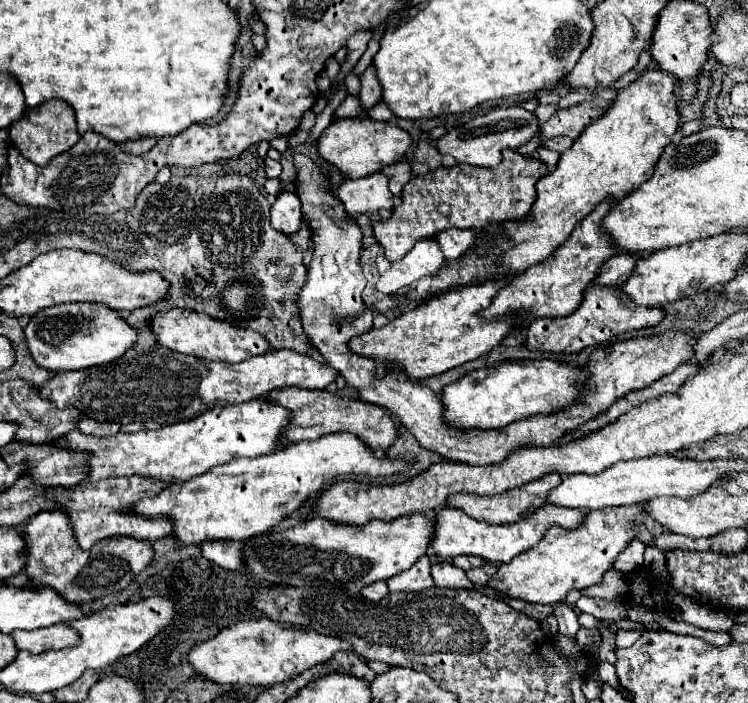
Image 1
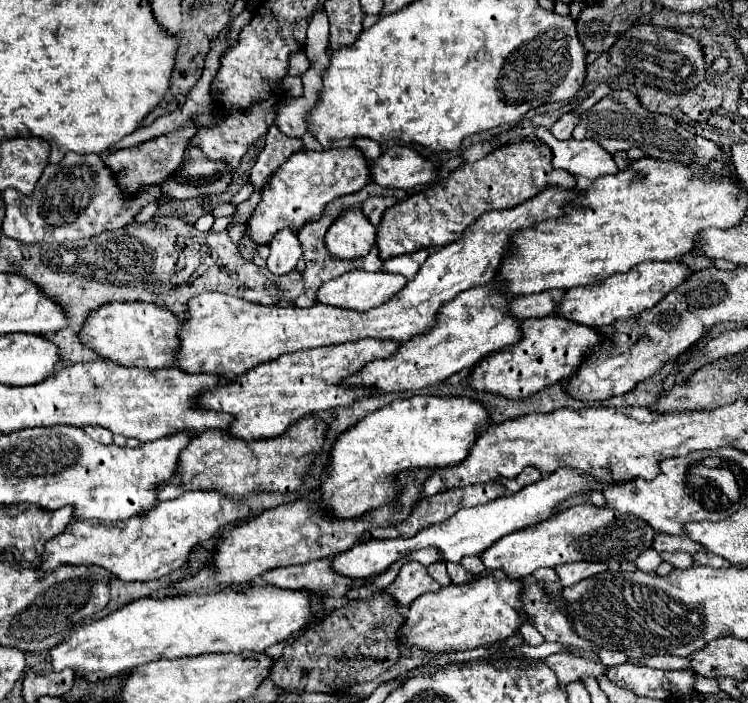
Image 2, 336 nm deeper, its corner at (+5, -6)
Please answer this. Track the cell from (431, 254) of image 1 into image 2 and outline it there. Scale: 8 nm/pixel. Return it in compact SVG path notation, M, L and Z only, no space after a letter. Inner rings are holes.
M352 270L322 284L318 290L318 302L364 312L390 300L398 290L406 286L406 282L406 278L384 270Z

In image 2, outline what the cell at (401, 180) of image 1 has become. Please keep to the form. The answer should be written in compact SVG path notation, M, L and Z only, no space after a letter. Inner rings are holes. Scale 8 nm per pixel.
M372 196L372 198L368 198L368 200L362 204L362 212L368 216L368 220L370 220L374 226L378 226L380 220L382 220L384 210L390 208L390 206L394 206L394 202L396 202L394 196Z

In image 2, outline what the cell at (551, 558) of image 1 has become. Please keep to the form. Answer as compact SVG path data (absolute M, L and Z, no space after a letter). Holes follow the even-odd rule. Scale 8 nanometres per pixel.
M502 570L478 576L468 584L444 586L438 592L430 592L414 600L406 620L402 624L400 644L430 654L470 650L478 646L492 646L518 632L526 622L526 612L522 610L524 582L512 580Z

